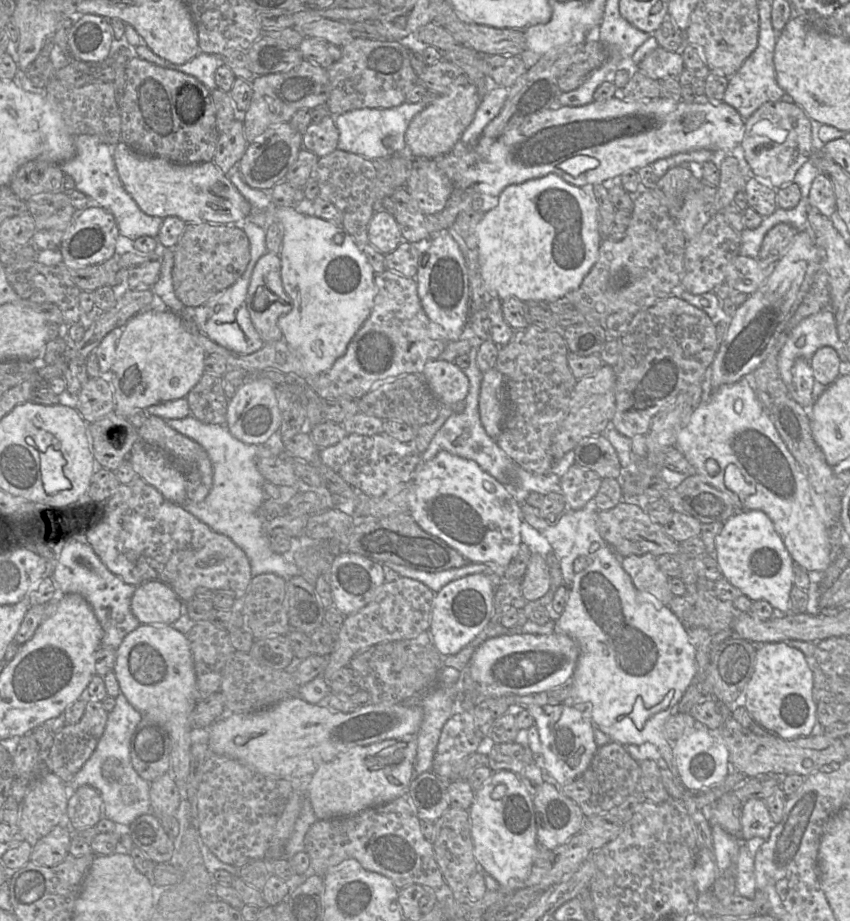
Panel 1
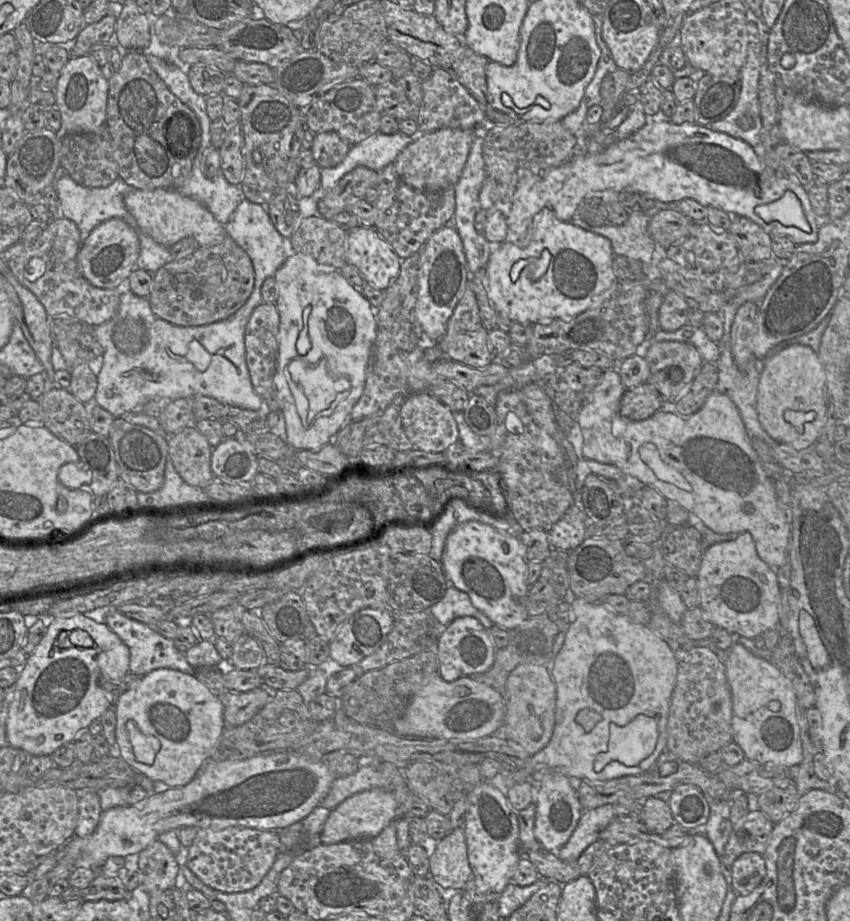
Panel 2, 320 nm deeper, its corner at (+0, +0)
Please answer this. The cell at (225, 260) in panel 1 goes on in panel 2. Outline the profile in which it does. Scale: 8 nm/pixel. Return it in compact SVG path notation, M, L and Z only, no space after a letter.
M229 236L210 247L198 246L189 257L171 260L153 274L148 296L153 313L179 326L201 326L224 320L250 297L255 272L248 254Z

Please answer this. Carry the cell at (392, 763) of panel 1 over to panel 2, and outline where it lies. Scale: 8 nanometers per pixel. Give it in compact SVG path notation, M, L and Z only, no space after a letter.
M376 788L356 793L330 811L320 834L321 842L336 844L373 838L397 818L397 808L398 804L390 790Z

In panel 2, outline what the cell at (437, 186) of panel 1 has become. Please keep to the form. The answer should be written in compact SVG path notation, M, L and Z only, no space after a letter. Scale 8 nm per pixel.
M389 164L379 171L378 198L373 203L376 208L374 228L404 260L419 252L433 233L452 222L455 205L455 188L420 191L402 181L394 164Z

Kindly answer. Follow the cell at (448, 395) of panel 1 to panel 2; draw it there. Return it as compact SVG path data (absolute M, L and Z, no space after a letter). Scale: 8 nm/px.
M428 390L407 397L399 411L405 434L417 450L445 452L447 448L459 441L459 432L453 412Z

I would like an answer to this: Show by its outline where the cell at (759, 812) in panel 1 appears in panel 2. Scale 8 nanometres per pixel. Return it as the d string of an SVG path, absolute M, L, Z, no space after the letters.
M756 852L741 854L731 867L732 887L737 896L746 896L757 888L766 875L763 856Z

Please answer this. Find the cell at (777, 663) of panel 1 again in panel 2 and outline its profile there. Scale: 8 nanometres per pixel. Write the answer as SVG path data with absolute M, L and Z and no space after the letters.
M733 643L729 648L725 670L732 698L732 740L741 747L745 758L763 764L799 766L802 761L802 744L797 720L797 700L790 680L770 661L753 654L740 643Z

